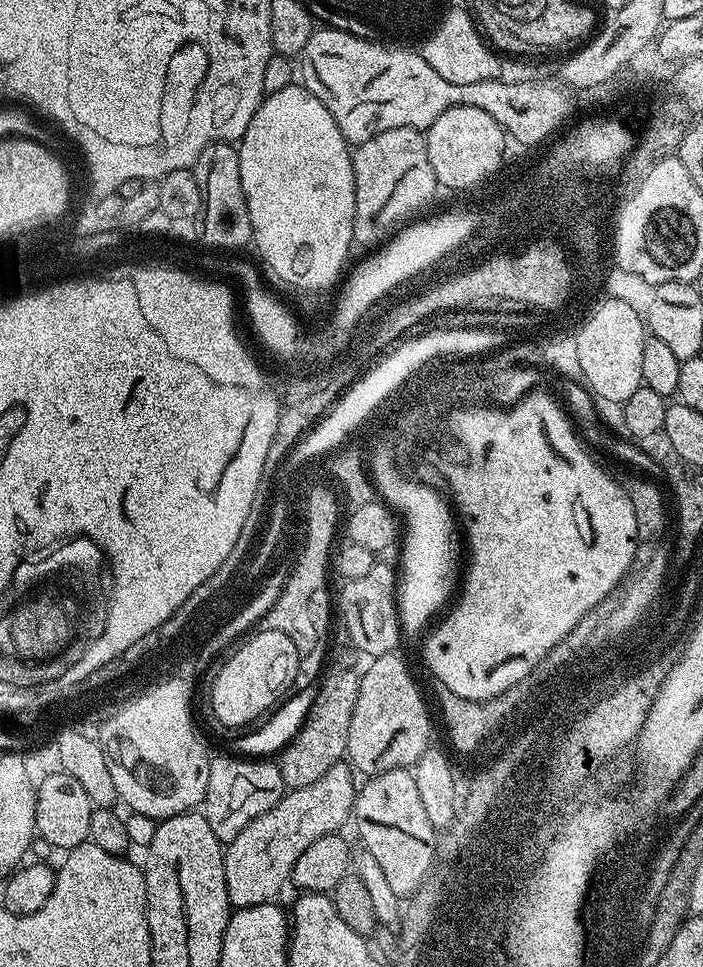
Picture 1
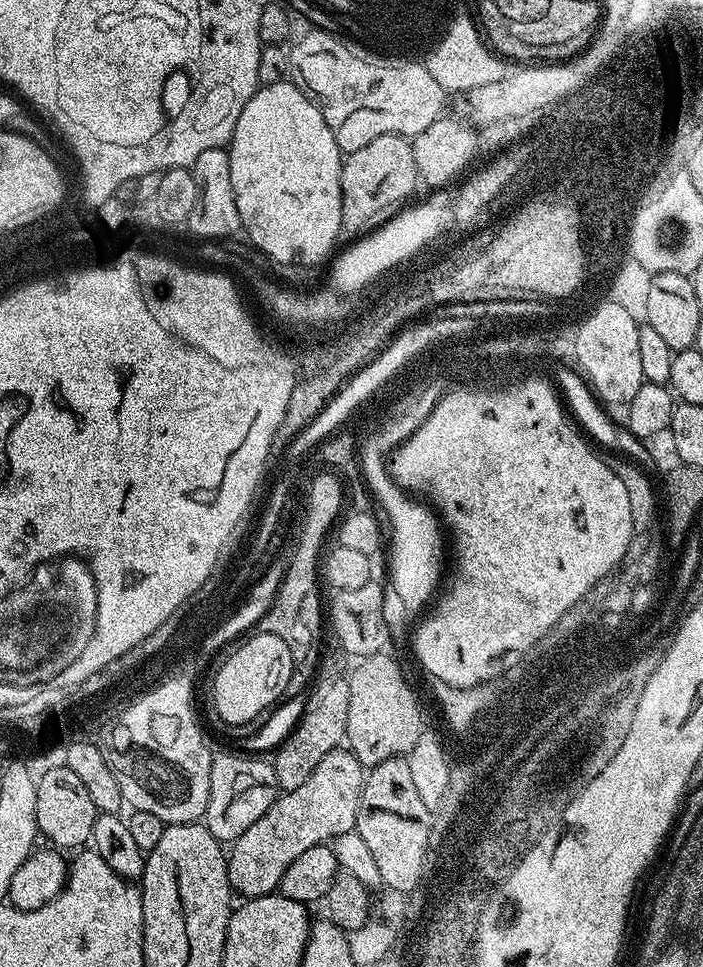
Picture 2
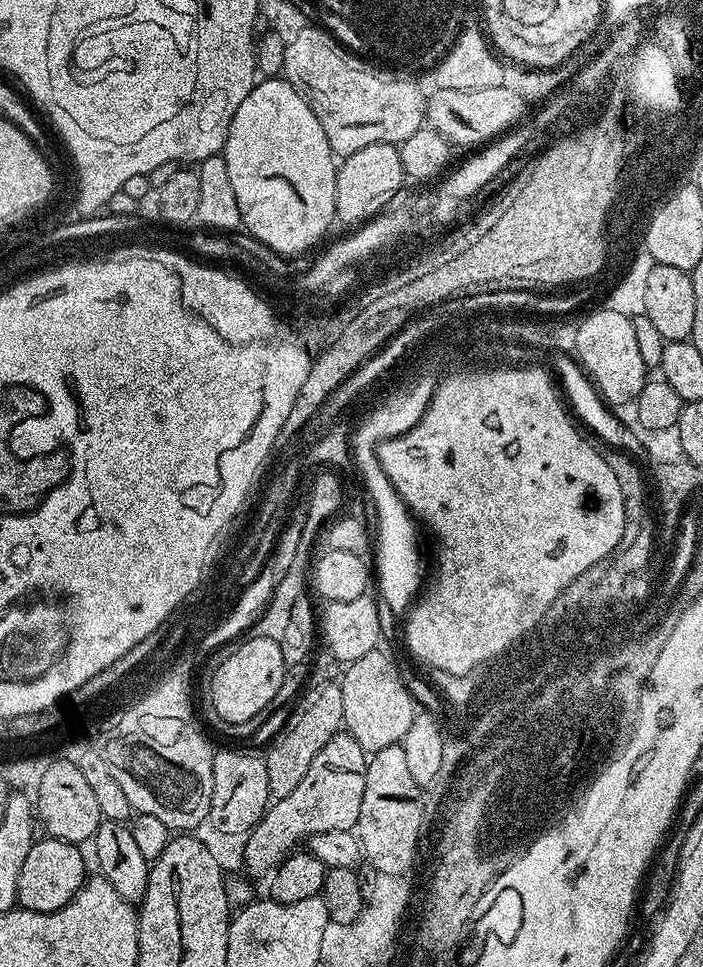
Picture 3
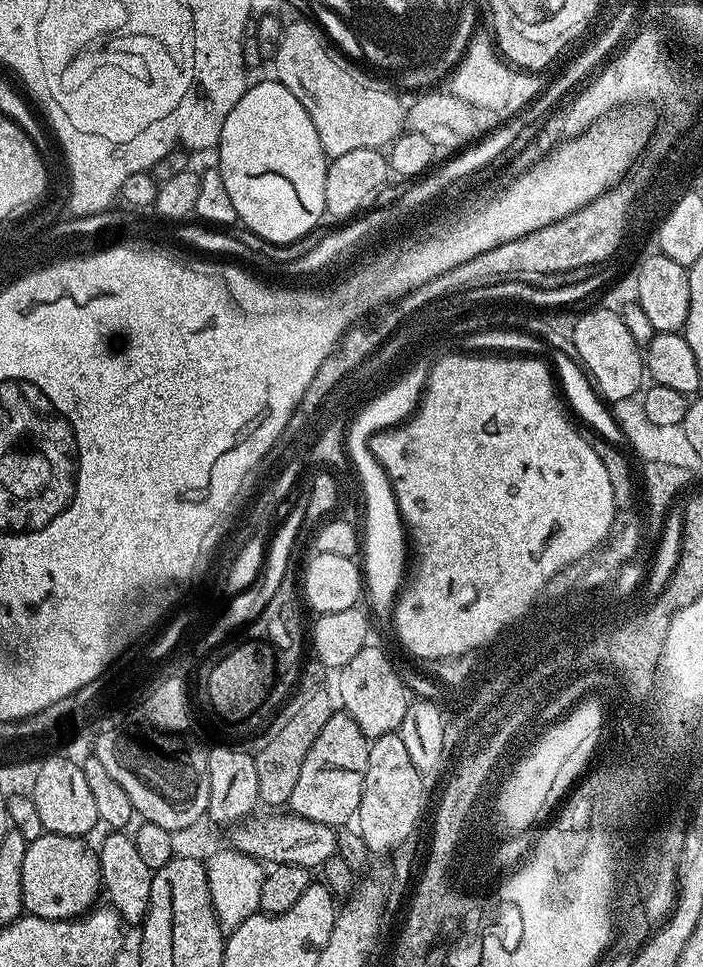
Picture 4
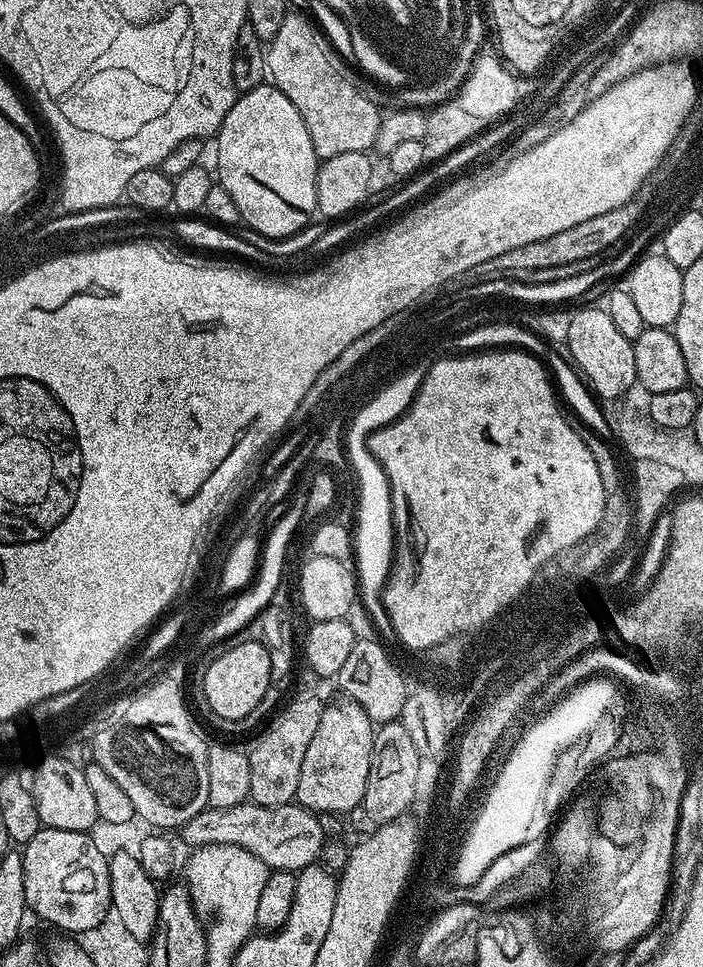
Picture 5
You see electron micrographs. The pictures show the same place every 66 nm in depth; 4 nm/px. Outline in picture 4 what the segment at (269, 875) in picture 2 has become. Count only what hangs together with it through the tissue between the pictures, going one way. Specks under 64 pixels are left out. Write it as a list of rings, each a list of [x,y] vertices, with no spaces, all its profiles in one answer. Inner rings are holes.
[[[343,710],[333,711],[330,722],[322,726],[322,734],[314,738],[306,762],[302,762],[302,774],[294,785],[287,807],[290,812],[311,822],[328,825],[347,825],[360,810],[362,786],[366,782],[366,762],[370,740],[362,734],[358,722]]]

